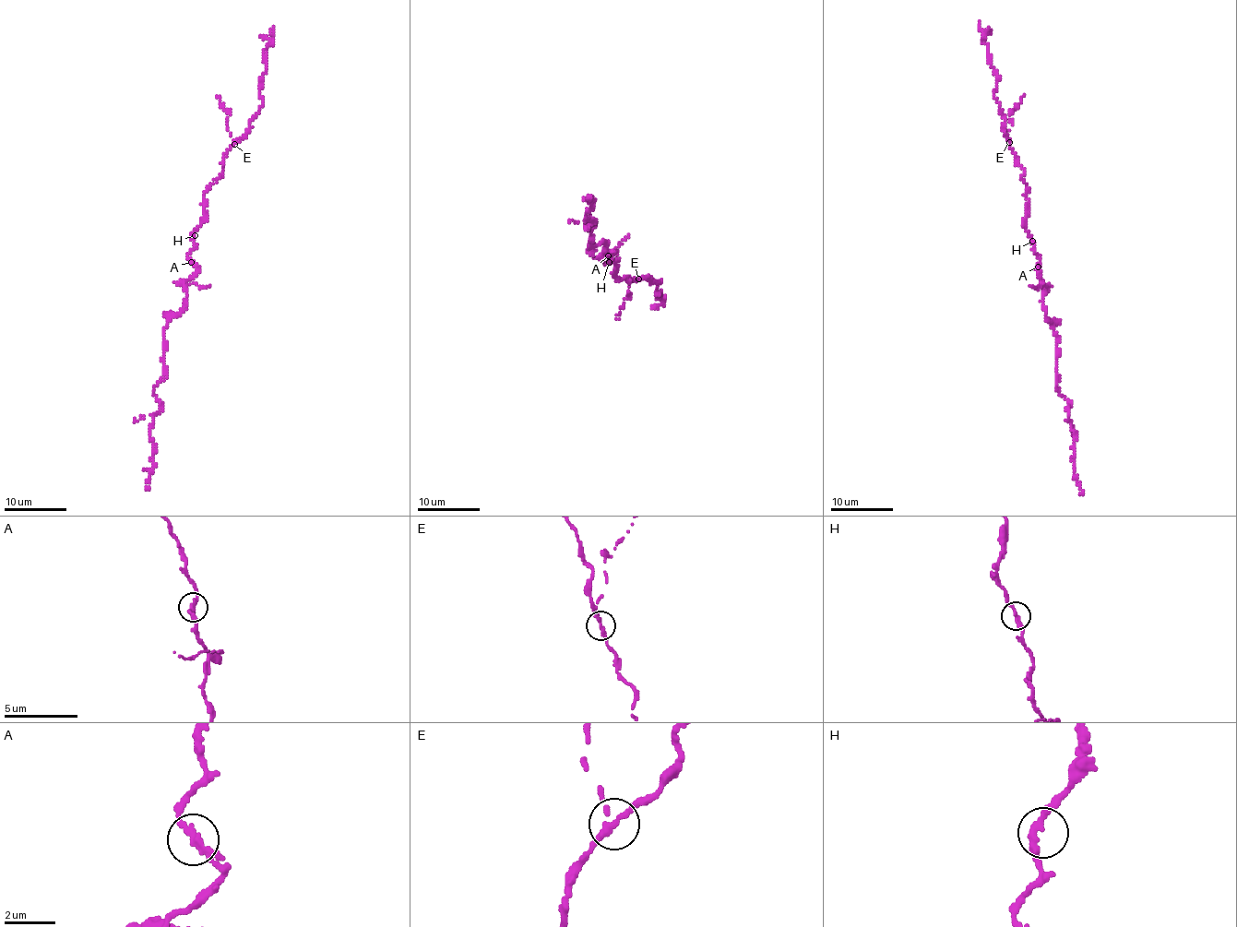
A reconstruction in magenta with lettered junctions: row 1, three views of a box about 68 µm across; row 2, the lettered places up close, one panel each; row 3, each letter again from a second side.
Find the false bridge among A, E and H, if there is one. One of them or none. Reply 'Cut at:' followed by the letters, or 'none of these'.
Cut at: none of these

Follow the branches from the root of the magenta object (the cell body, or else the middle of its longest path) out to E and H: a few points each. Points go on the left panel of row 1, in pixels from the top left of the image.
E: (193, 260), (188, 253), (195, 245), (195, 232), (203, 221), (203, 194), (222, 173), (222, 158), (234, 143)
H: (193, 260), (188, 253), (195, 245), (195, 235)

